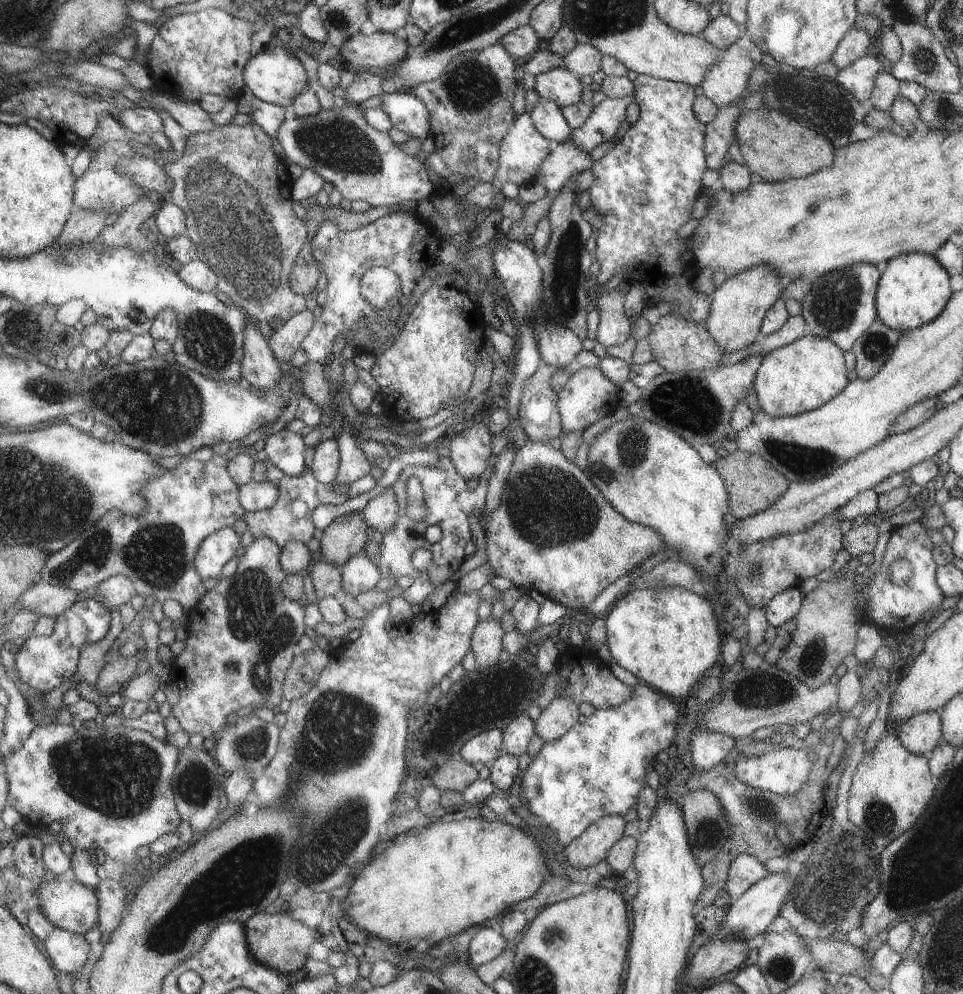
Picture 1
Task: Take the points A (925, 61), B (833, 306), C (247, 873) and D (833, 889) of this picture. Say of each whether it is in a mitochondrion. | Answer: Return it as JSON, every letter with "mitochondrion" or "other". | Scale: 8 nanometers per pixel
{"A":"mitochondrion","B":"mitochondrion","C":"mitochondrion","D":"mitochondrion"}

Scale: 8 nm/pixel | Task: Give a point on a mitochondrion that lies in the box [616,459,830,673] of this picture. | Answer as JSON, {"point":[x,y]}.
{"point":[754,571]}

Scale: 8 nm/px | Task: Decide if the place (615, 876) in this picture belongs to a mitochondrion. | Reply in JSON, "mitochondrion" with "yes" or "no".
{"mitochondrion":"no"}

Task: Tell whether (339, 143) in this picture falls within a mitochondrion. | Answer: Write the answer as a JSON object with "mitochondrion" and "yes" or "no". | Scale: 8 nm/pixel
{"mitochondrion":"yes"}

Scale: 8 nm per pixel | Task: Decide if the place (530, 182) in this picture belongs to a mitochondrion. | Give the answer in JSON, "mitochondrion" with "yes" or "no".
{"mitochondrion":"no"}

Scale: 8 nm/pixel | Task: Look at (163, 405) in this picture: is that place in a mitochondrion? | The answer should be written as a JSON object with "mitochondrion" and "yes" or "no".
{"mitochondrion":"yes"}

